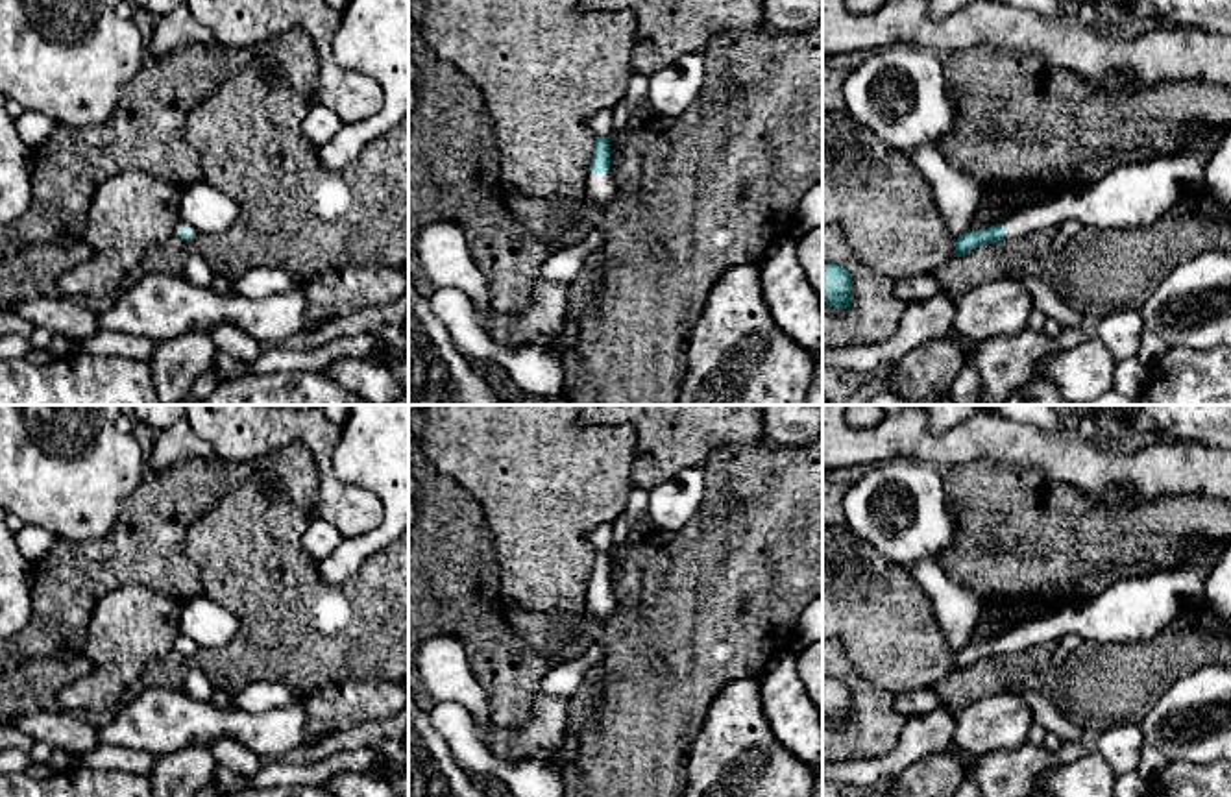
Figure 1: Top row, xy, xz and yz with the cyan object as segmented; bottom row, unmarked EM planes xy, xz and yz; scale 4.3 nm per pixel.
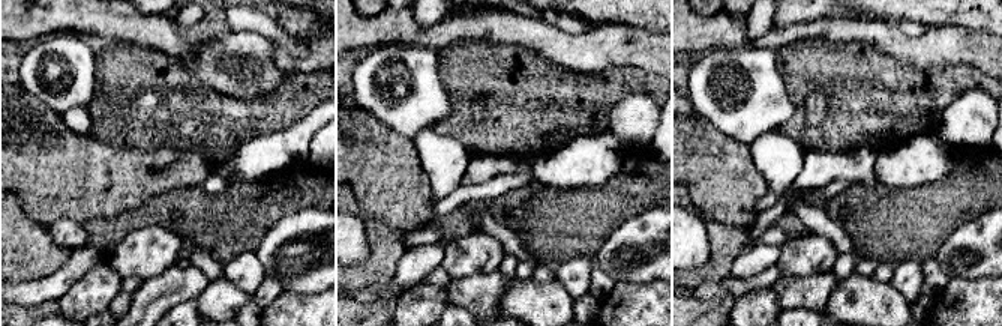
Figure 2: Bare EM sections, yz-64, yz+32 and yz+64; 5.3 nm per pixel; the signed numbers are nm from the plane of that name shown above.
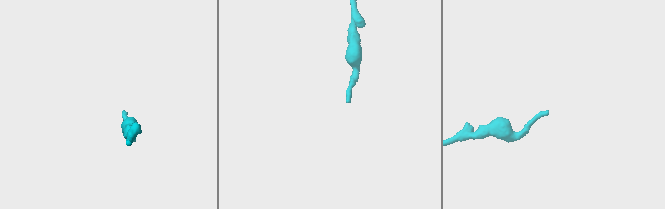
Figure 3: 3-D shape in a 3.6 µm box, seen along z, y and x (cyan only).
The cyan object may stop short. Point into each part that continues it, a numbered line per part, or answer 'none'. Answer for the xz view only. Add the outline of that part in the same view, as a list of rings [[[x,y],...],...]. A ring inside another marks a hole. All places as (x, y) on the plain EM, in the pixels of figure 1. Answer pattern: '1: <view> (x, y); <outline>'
1: xz (599, 603); [[[590,588],[586,595],[586,610],[593,621],[606,621],[616,610],[616,599],[606,588]]]

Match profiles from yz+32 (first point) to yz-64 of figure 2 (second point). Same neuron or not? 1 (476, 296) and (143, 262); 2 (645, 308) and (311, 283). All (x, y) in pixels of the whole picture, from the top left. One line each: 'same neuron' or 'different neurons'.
1: different neurons
2: different neurons

